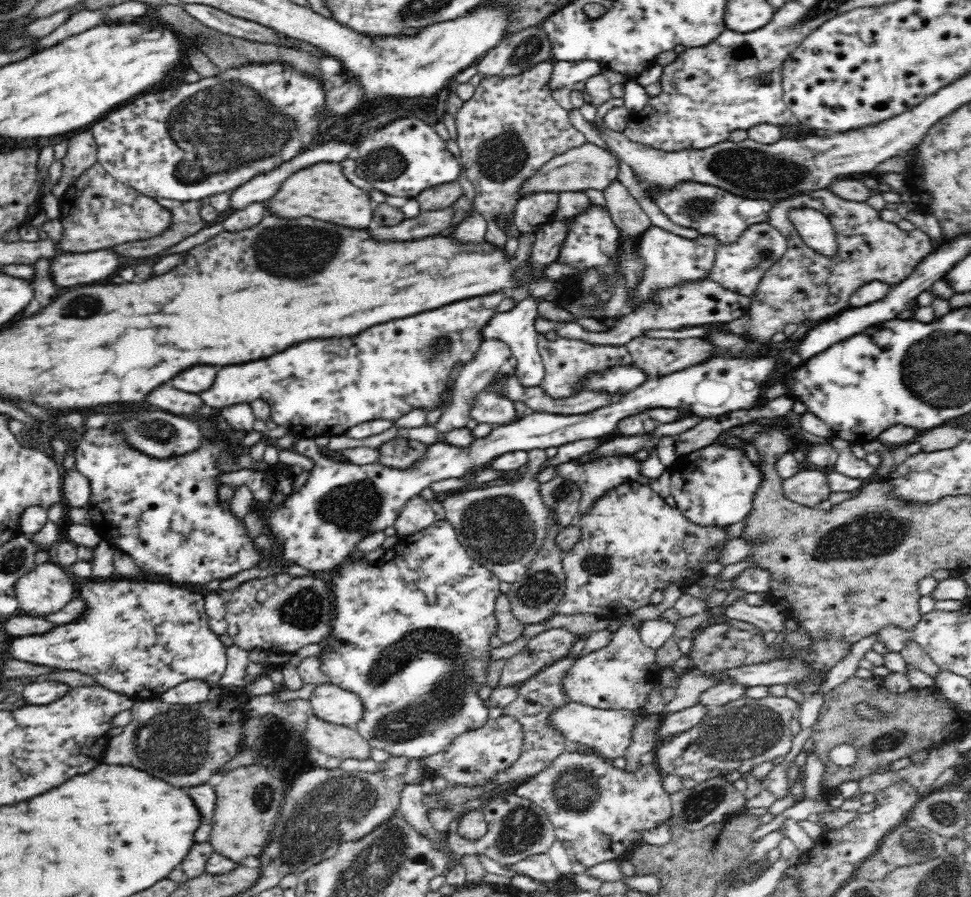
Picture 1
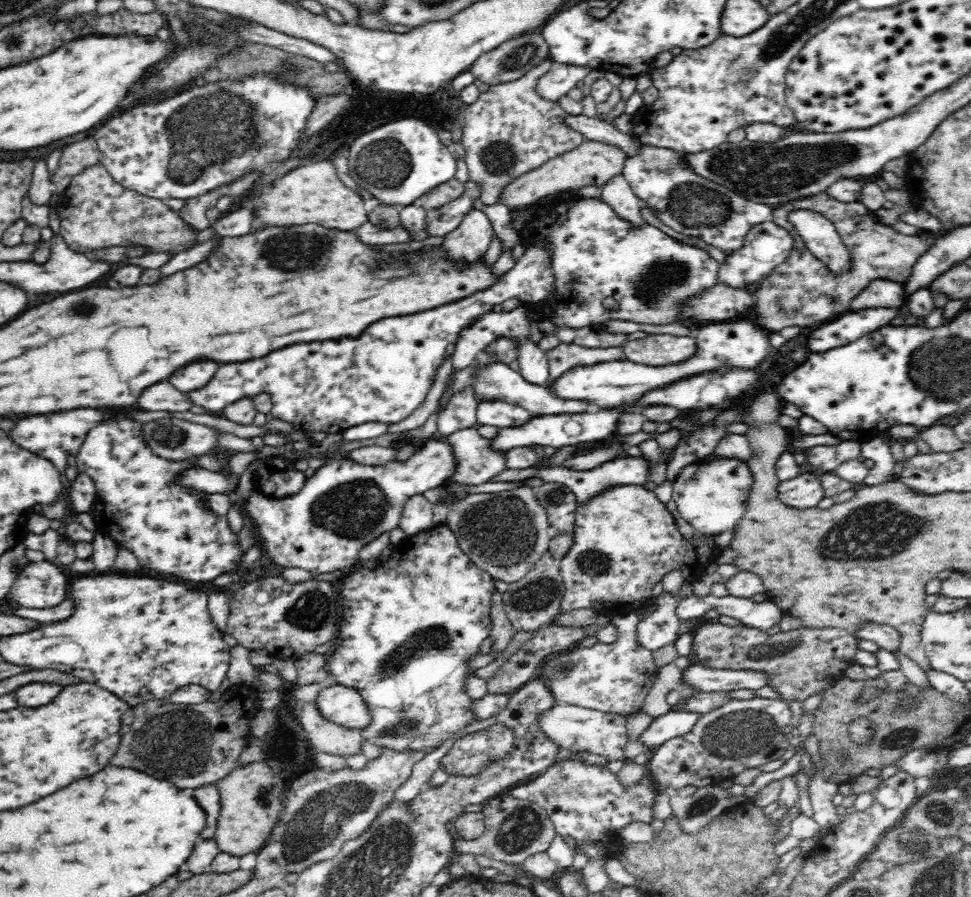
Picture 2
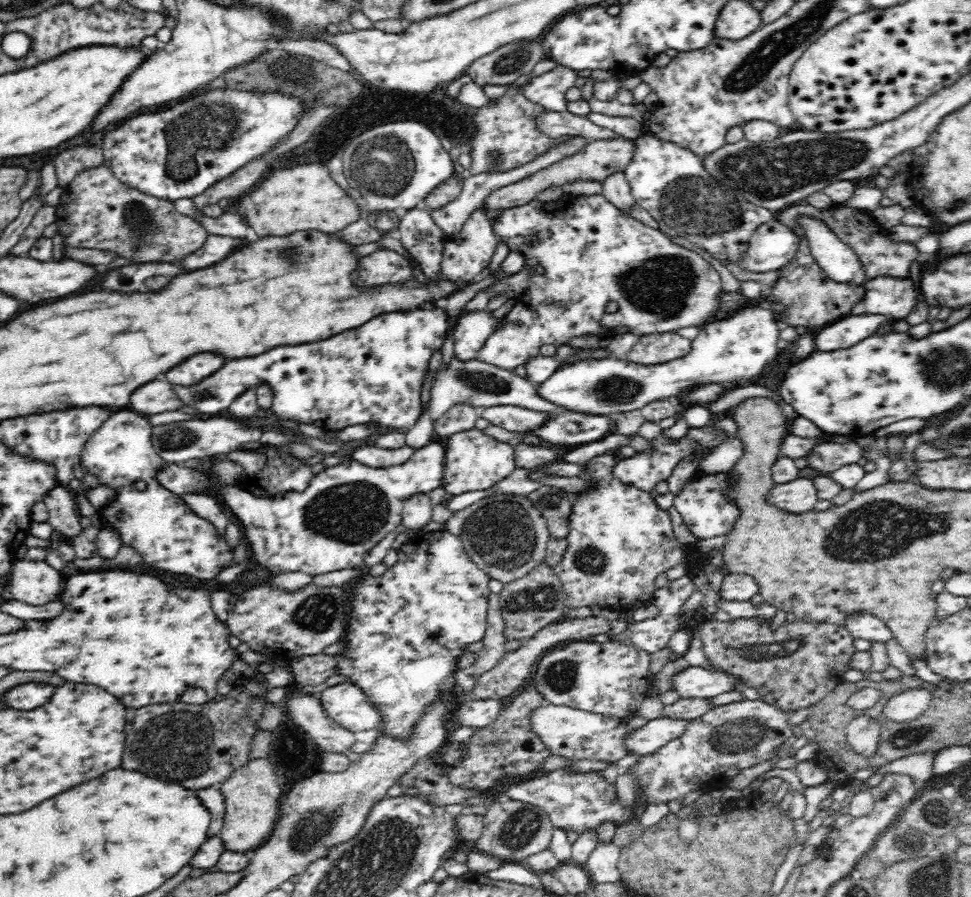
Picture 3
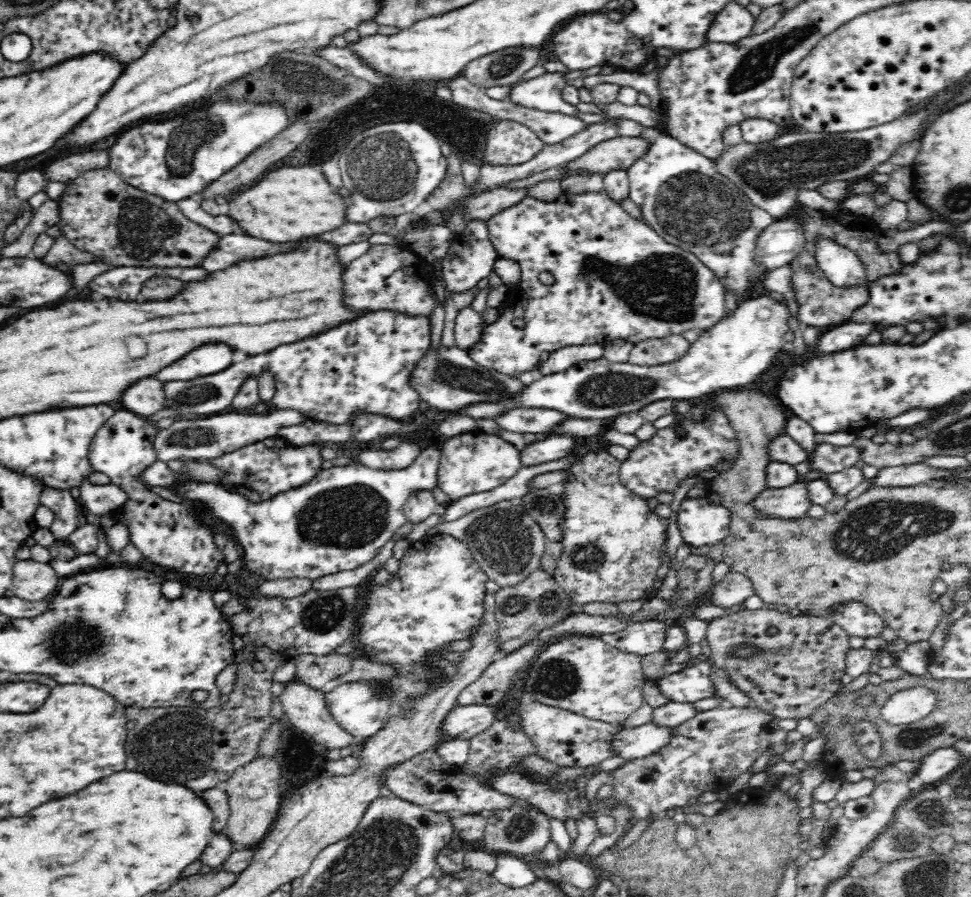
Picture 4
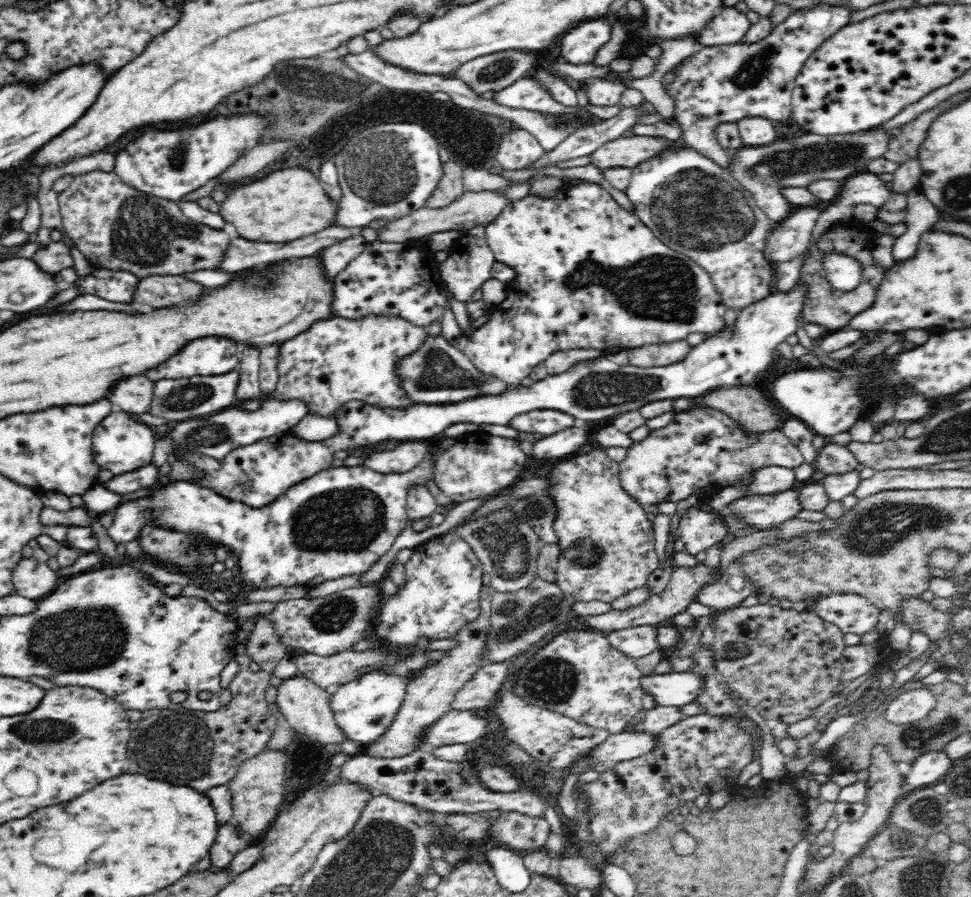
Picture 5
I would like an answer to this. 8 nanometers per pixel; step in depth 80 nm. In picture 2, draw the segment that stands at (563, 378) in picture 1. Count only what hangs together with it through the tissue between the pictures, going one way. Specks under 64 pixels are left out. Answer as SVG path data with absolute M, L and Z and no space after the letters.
M563 343L545 355L549 362L549 379L546 385L552 384L558 376L562 376L564 372L568 372L570 368L576 366L626 360L626 354L623 354L622 347L585 348L584 346Z

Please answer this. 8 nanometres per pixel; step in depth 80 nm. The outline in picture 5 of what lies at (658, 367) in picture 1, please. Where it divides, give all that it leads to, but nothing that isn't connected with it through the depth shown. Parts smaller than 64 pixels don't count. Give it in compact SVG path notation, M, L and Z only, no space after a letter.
M687 340L674 344L658 344L658 346L642 346L628 350L629 364L638 368L665 367L684 360L691 347Z

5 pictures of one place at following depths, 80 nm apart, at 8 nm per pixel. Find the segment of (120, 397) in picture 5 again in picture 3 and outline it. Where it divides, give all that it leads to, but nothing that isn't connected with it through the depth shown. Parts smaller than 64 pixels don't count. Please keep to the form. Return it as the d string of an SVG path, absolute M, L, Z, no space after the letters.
M152 380L152 382L136 388L136 392L130 396L128 406L130 406L128 409L142 416L150 417L168 411L176 411L183 406L183 403L174 394L170 382Z

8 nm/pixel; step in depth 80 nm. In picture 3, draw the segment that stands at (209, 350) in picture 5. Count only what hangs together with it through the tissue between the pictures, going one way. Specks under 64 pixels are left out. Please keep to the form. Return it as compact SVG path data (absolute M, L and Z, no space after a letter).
M212 352L194 354L188 360L184 360L182 364L178 364L176 368L170 368L170 372L166 372L166 378L172 384L190 386L190 384L214 374L216 370L220 370L224 366L224 362L226 360L220 354L212 354Z

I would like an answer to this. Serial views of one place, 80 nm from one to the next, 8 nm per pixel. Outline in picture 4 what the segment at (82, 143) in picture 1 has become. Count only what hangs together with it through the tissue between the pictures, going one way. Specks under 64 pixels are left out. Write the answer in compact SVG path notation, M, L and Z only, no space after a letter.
M93 148L89 151L80 151L68 155L51 163L43 172L48 182L68 183L80 174L94 169L109 168L109 151Z

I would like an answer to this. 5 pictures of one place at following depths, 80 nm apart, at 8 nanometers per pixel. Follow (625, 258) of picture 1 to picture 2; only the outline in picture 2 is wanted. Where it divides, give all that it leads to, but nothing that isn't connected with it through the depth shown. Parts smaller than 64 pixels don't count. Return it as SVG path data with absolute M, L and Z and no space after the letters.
M622 173L606 180L606 184L601 188L601 199L614 209L619 218L637 226L646 225L640 215L640 208L644 204L634 194L630 183Z

